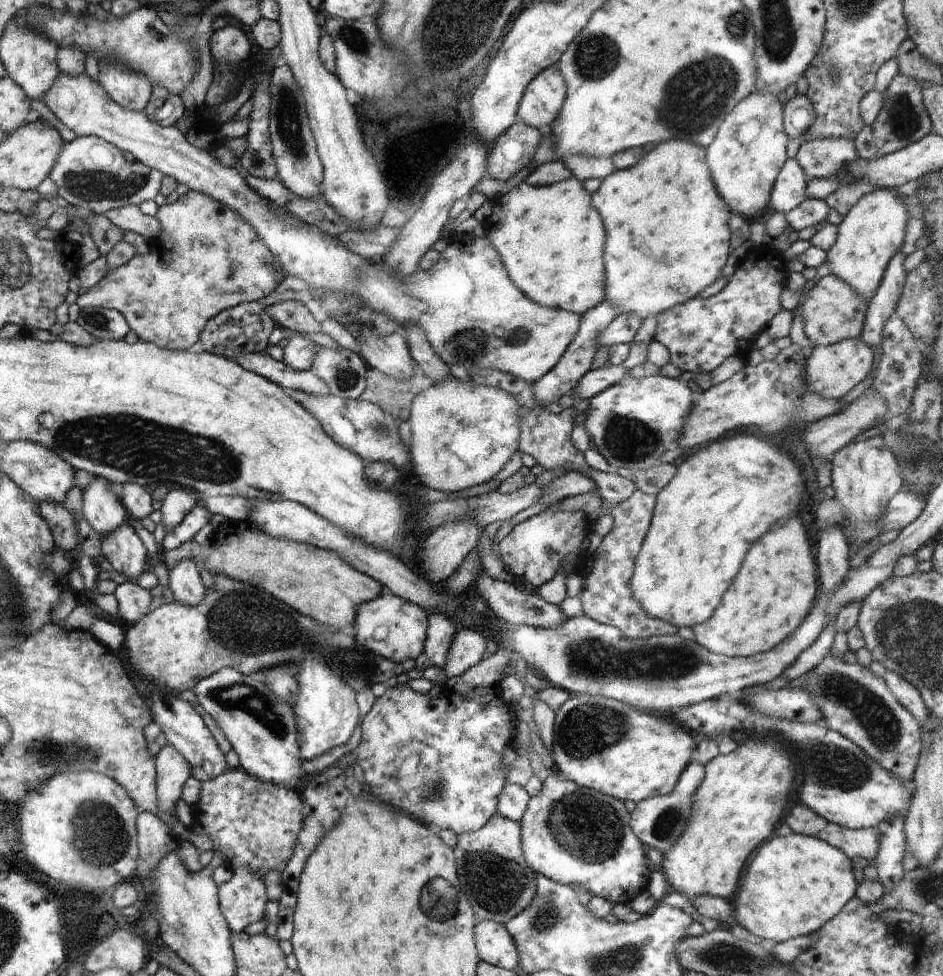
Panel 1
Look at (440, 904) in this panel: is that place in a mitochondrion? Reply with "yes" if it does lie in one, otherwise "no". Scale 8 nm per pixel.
yes

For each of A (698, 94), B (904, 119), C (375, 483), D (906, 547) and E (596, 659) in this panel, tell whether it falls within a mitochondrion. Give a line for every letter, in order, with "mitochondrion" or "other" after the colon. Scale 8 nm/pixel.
A: mitochondrion
B: mitochondrion
C: other
D: other
E: mitochondrion

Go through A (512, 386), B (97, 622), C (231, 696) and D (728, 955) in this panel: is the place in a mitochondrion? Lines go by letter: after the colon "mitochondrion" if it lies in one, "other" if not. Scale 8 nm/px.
A: other
B: other
C: mitochondrion
D: mitochondrion

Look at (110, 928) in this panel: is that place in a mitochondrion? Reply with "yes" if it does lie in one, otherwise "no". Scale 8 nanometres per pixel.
no

